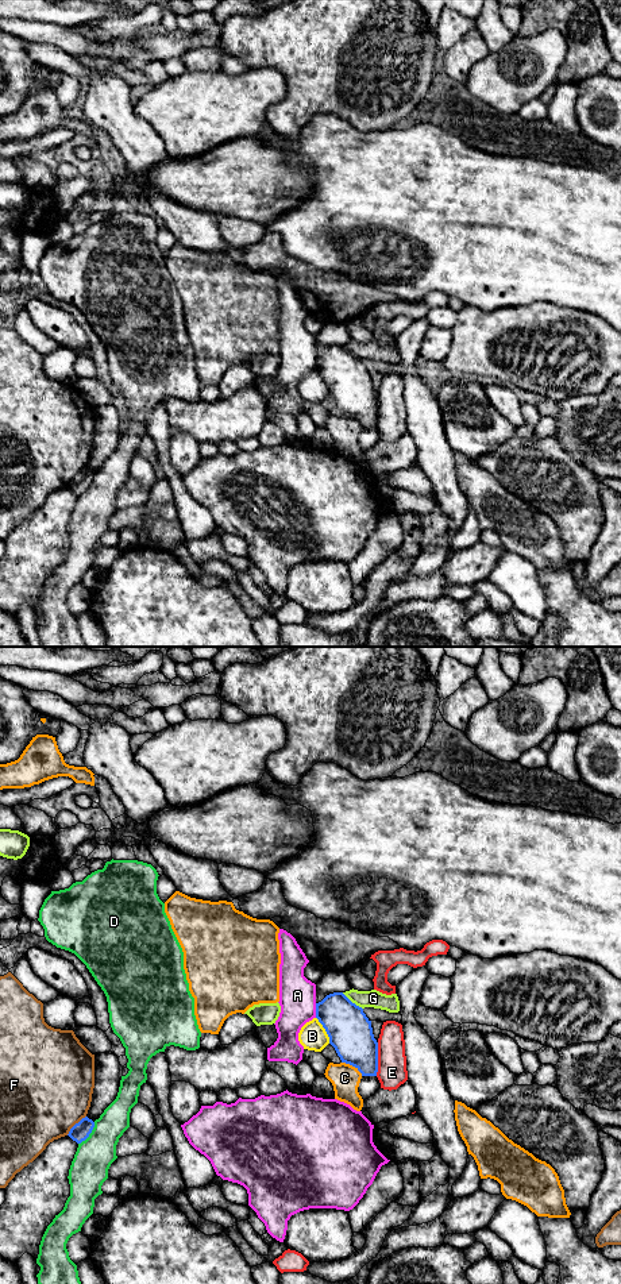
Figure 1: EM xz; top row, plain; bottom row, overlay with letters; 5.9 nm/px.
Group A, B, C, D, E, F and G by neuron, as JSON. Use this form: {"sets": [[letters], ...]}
{"sets": [["A"], ["B"], ["C"], ["D"], ["E"], ["F"], ["G"]]}

